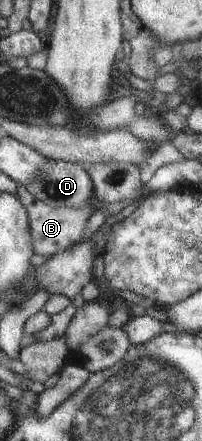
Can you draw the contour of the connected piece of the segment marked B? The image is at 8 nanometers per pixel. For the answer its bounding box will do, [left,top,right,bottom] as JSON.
[18,186,96,257]

